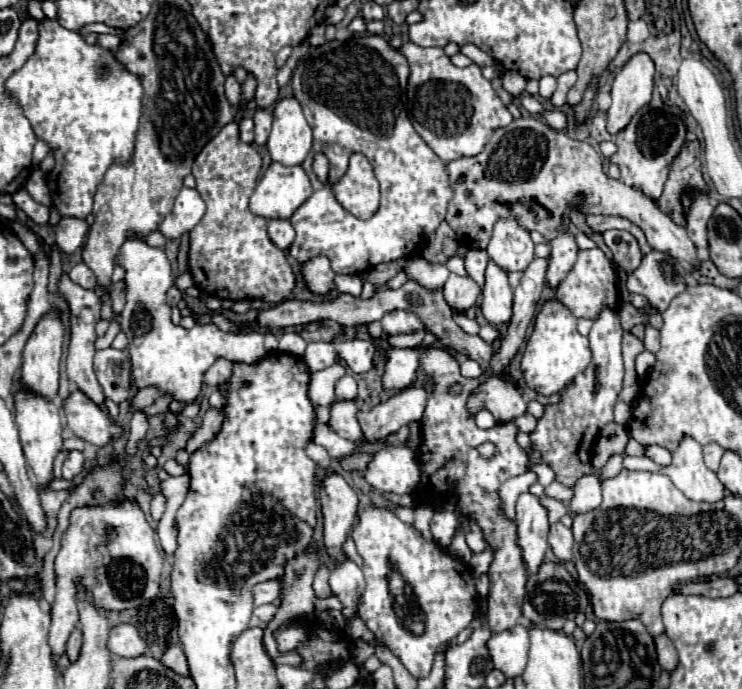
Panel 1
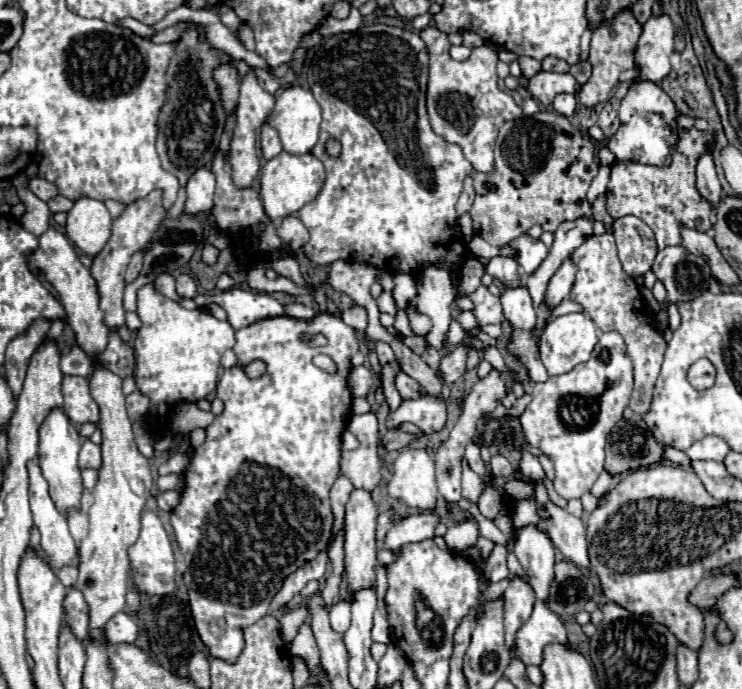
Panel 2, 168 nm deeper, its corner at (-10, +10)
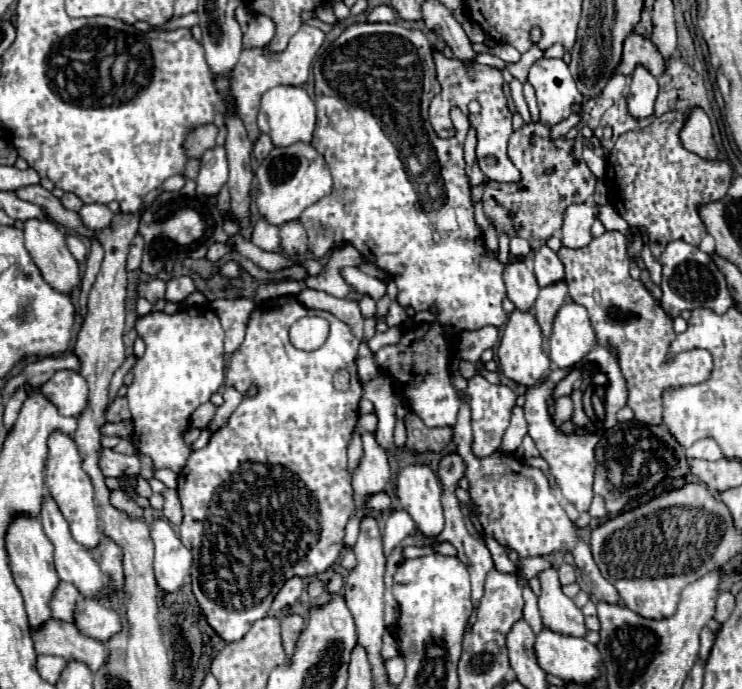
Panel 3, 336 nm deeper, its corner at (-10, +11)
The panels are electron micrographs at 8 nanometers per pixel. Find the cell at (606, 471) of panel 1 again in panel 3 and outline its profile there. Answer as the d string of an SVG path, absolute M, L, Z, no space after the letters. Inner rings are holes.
M594 497L592 507L590 507L588 513L590 513L592 519L598 519L598 521L606 521L608 519L608 513L604 509L604 501L600 501L600 497Z

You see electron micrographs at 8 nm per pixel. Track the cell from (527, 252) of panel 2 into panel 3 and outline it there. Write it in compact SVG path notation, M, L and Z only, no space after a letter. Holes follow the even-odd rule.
M542 245L534 257L534 275L540 287L564 281L564 265L548 245Z

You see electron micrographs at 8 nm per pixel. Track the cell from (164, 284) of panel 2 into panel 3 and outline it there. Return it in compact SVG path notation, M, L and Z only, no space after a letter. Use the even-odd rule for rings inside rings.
M152 279L152 281L140 283L136 287L136 295L138 297L146 297L150 303L156 303L158 299L162 299L164 291L166 291L166 283L162 279Z

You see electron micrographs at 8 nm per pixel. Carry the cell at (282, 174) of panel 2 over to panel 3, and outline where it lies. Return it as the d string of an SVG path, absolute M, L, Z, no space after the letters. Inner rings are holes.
M294 143L288 147L276 147L256 169L258 193L256 205L260 215L280 227L288 221L296 221L300 213L314 205L318 199L332 191L332 177L324 157L310 143Z

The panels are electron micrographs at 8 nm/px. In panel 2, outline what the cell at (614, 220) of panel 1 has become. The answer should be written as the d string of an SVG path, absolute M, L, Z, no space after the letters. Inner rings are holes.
M680 116L678 122L678 146L672 156L672 166L640 166L634 162L614 162L612 176L606 192L606 210L612 218L622 218L632 214L646 222L658 242L658 250L666 246L680 244L680 224L694 228L698 232L706 232L712 228L712 210L708 210L708 202L700 198L694 178L696 178L696 162L714 142L712 130L694 128L694 120L690 116Z

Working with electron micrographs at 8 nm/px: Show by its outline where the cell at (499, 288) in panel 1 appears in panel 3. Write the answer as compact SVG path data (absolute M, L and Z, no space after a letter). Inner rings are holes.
M514 309L506 327L504 327L504 335L502 335L500 349L498 349L498 359L500 359L502 373L508 379L512 379L512 381L516 381L524 387L532 387L542 375L550 373L550 359L548 359L548 353L544 349L546 349L544 339L542 339L540 327L536 325L534 315Z

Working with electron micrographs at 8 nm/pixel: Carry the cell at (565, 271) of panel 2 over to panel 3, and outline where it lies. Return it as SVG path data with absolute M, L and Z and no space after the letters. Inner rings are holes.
M564 281L550 285L550 287L544 287L538 293L538 299L534 305L534 315L536 315L536 321L542 329L544 341L548 341L548 337L552 333L552 321L554 321L558 309L562 307L566 295L568 295L568 285Z

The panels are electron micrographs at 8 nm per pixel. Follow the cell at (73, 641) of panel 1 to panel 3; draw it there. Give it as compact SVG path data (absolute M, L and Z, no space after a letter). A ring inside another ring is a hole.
M60 581L50 601L52 617L60 621L74 621L74 605L78 599L80 599L80 591L72 583Z

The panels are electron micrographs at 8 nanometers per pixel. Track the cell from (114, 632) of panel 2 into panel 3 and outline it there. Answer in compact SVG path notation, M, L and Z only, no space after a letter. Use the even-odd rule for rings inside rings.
M80 599L74 609L74 625L86 637L108 641L120 631L120 617L98 599Z

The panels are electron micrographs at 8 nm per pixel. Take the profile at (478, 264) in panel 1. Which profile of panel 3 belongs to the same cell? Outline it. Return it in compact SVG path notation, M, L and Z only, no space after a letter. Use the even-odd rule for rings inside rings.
M520 261L508 265L508 269L504 271L504 281L508 285L508 299L516 305L516 309L530 311L540 291L534 273Z

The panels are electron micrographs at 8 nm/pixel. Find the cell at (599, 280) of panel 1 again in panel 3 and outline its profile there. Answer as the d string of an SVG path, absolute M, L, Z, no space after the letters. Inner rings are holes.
M606 231L602 237L594 237L580 249L562 245L558 257L566 267L570 297L588 309L598 343L600 339L606 339L606 345L618 351L618 363L628 385L628 407L634 411L634 417L650 425L662 425L662 393L666 389L706 381L712 373L712 355L706 349L692 349L678 353L672 361L668 359L670 343L676 339L672 327L674 319L664 311L660 301L654 299L640 279L630 277L628 241L622 233ZM612 307L620 311L618 319L610 317Z

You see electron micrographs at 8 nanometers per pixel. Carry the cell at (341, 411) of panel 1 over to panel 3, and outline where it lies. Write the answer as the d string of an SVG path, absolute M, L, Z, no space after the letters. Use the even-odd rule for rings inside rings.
M364 433L362 443L364 443L364 457L362 457L358 469L352 473L356 507L360 507L364 503L364 497L386 489L390 475L392 475L386 451L376 443L374 435Z

